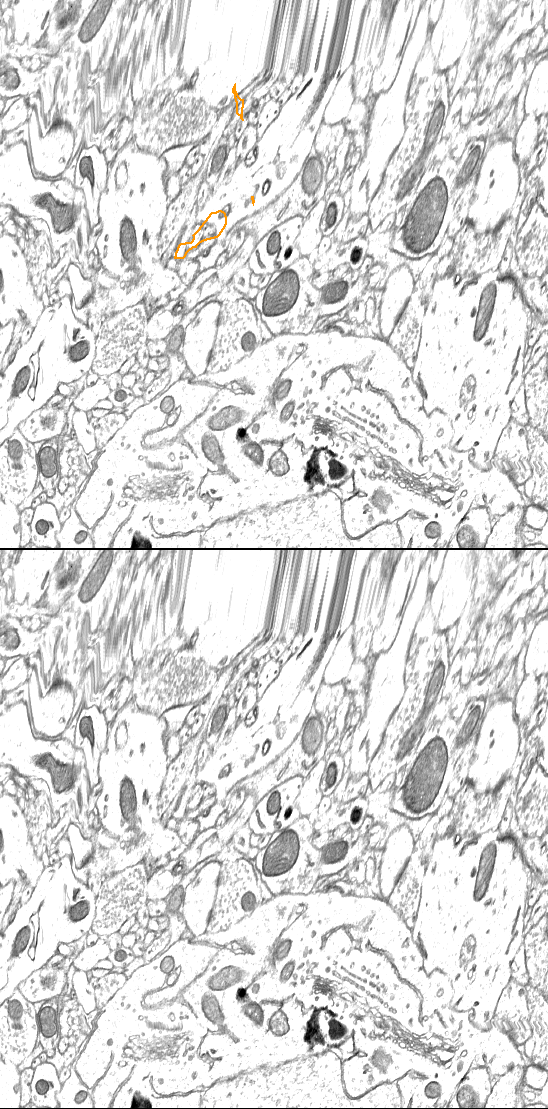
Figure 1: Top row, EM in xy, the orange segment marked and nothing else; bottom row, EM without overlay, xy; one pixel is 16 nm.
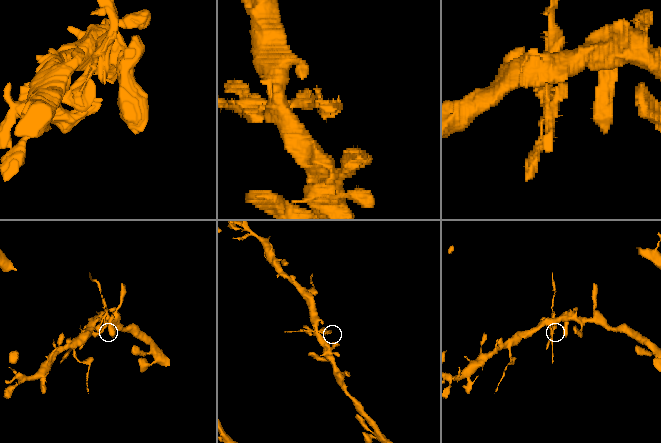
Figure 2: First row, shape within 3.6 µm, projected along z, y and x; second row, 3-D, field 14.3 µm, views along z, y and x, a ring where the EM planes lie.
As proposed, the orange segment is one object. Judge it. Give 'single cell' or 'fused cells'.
fused cells

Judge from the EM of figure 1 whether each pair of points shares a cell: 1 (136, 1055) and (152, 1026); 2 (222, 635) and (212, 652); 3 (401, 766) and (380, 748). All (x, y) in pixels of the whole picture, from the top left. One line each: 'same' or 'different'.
1: same
2: different
3: different

